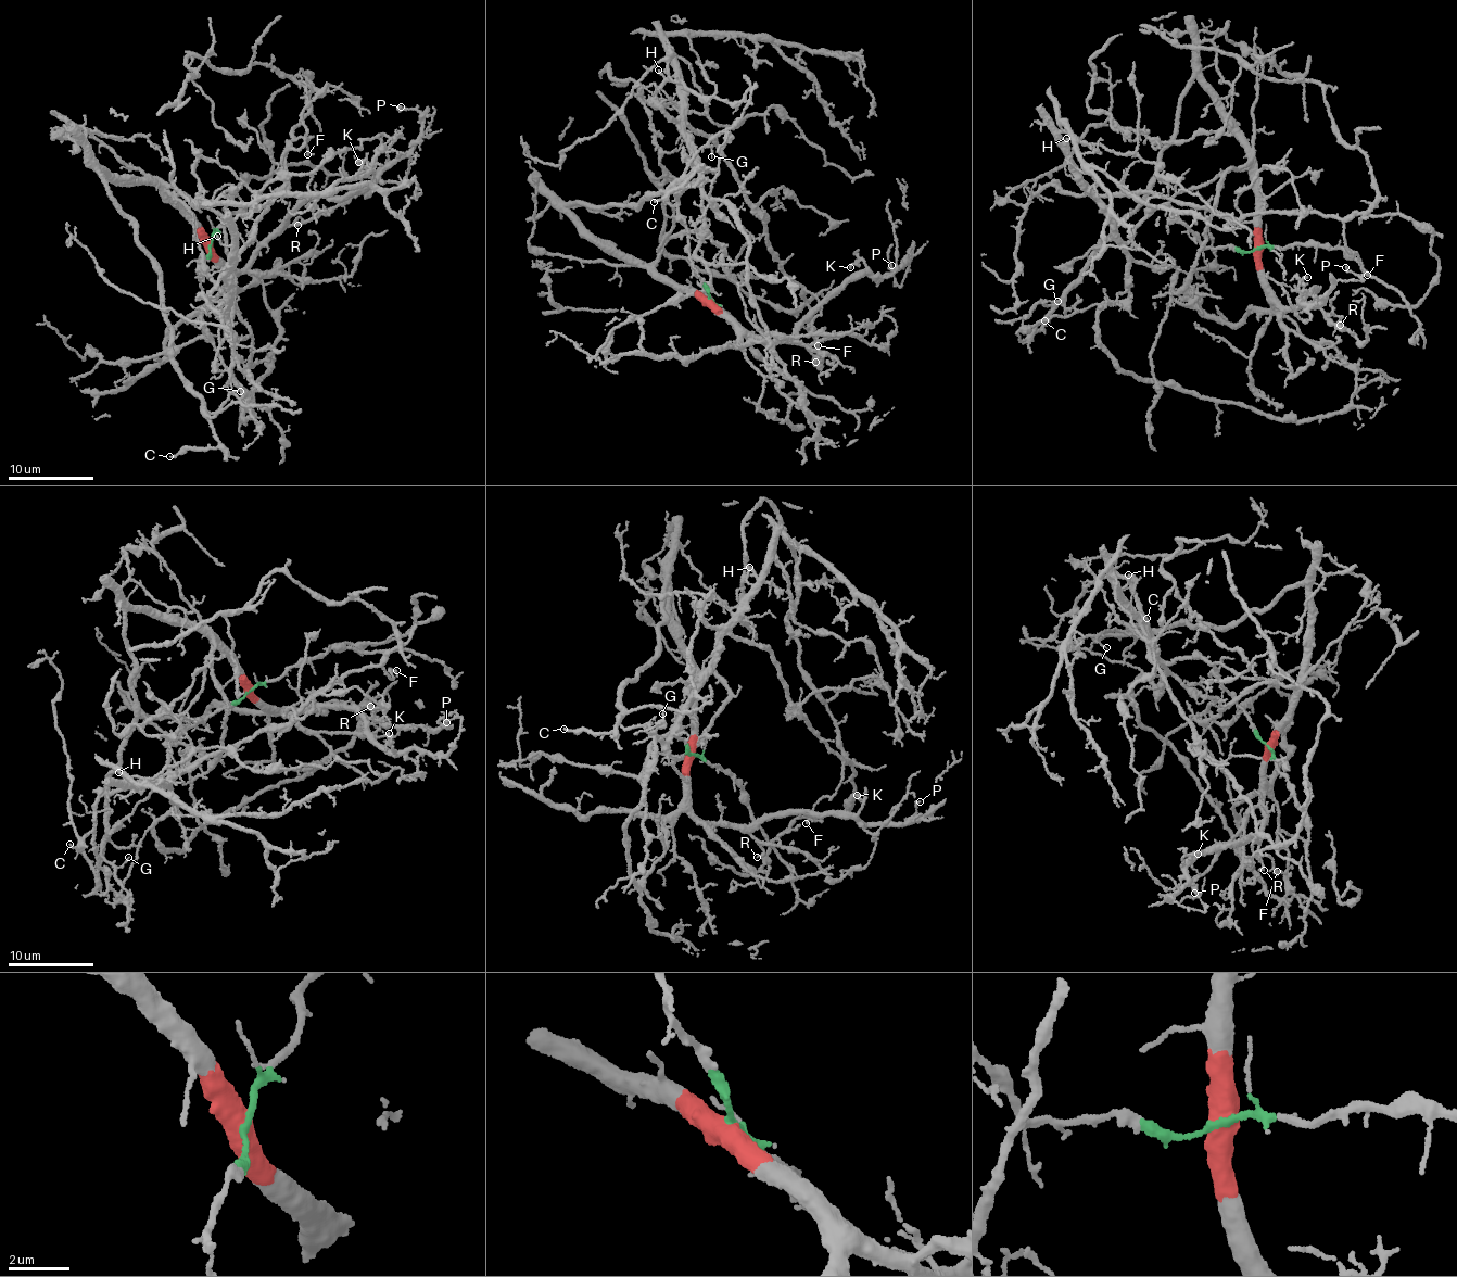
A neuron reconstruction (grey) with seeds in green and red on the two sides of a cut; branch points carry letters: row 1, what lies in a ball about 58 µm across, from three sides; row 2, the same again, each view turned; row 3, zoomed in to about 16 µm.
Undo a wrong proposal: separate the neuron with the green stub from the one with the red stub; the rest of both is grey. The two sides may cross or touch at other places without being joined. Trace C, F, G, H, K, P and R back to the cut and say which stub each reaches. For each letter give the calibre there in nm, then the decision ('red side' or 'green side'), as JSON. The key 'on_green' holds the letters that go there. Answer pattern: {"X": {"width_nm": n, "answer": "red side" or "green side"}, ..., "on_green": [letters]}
{"C": {"width_nm": 160, "answer": "red side"}, "F": {"width_nm": 110, "answer": "green side"}, "G": {"width_nm": 120, "answer": "red side"}, "H": {"width_nm": 160, "answer": "green side"}, "K": {"width_nm": 110, "answer": "red side"}, "P": {"width_nm": 130, "answer": "red side"}, "R": {"width_nm": 140, "answer": "red side"}, "on_green": ["F", "H"]}

